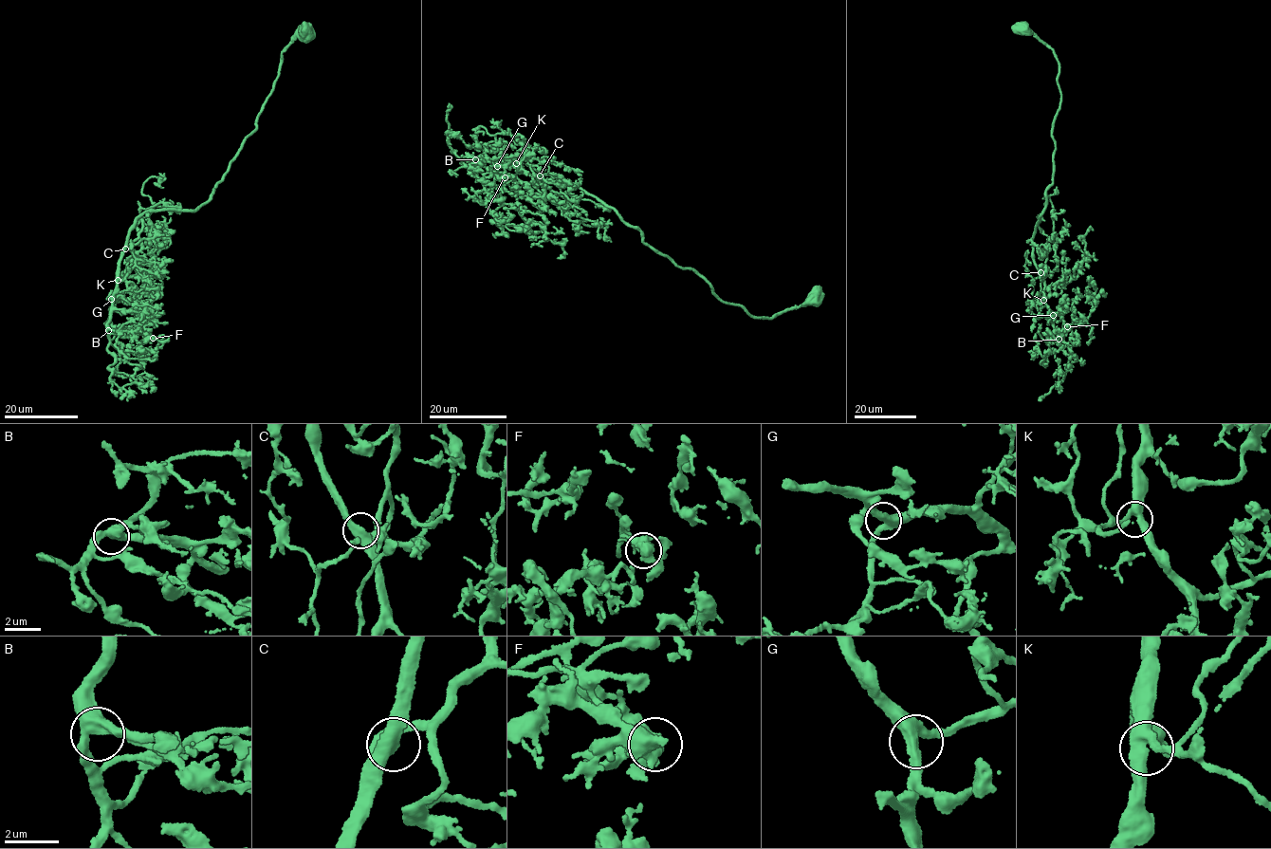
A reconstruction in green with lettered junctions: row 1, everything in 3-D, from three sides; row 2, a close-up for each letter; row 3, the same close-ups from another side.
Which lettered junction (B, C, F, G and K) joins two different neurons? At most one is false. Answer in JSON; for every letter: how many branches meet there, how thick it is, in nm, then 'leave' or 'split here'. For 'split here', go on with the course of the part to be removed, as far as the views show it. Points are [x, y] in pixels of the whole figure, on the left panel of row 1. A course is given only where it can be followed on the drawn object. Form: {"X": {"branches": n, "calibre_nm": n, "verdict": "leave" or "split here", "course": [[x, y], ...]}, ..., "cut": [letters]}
{"B": {"branches": 3, "calibre_nm": 400, "verdict": "leave"}, "C": {"branches": 3, "calibre_nm": 400, "verdict": "leave"}, "F": {"branches": 3, "calibre_nm": 400, "verdict": "leave"}, "G": {"branches": 3, "calibre_nm": 400, "verdict": "leave"}, "K": {"branches": 3, "calibre_nm": 380, "verdict": "leave"}, "cut": []}

